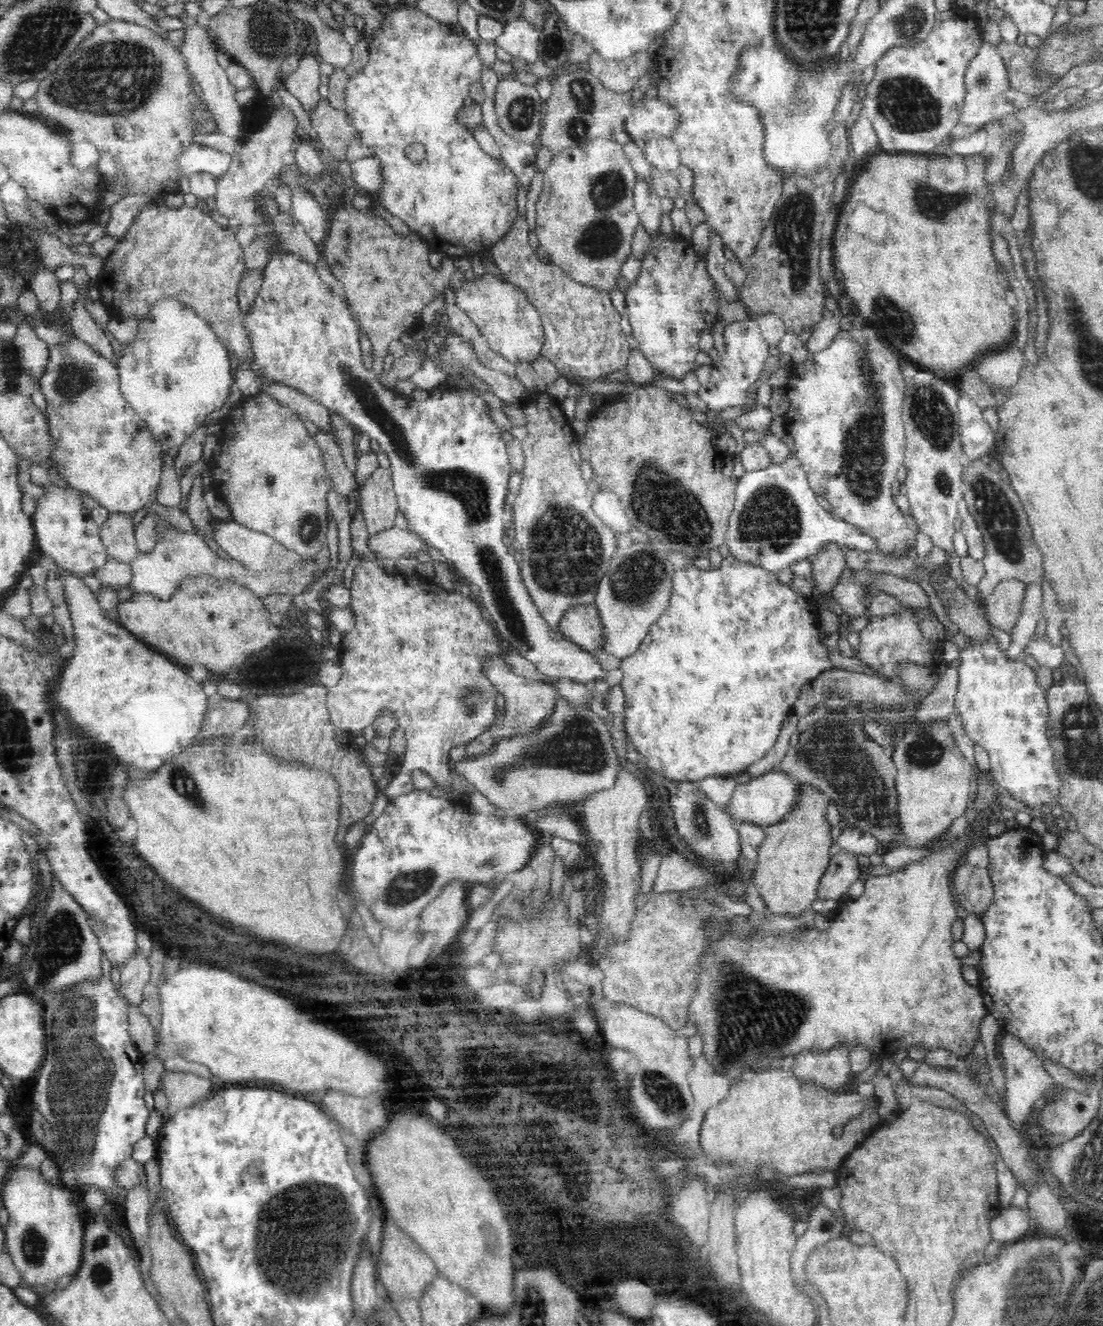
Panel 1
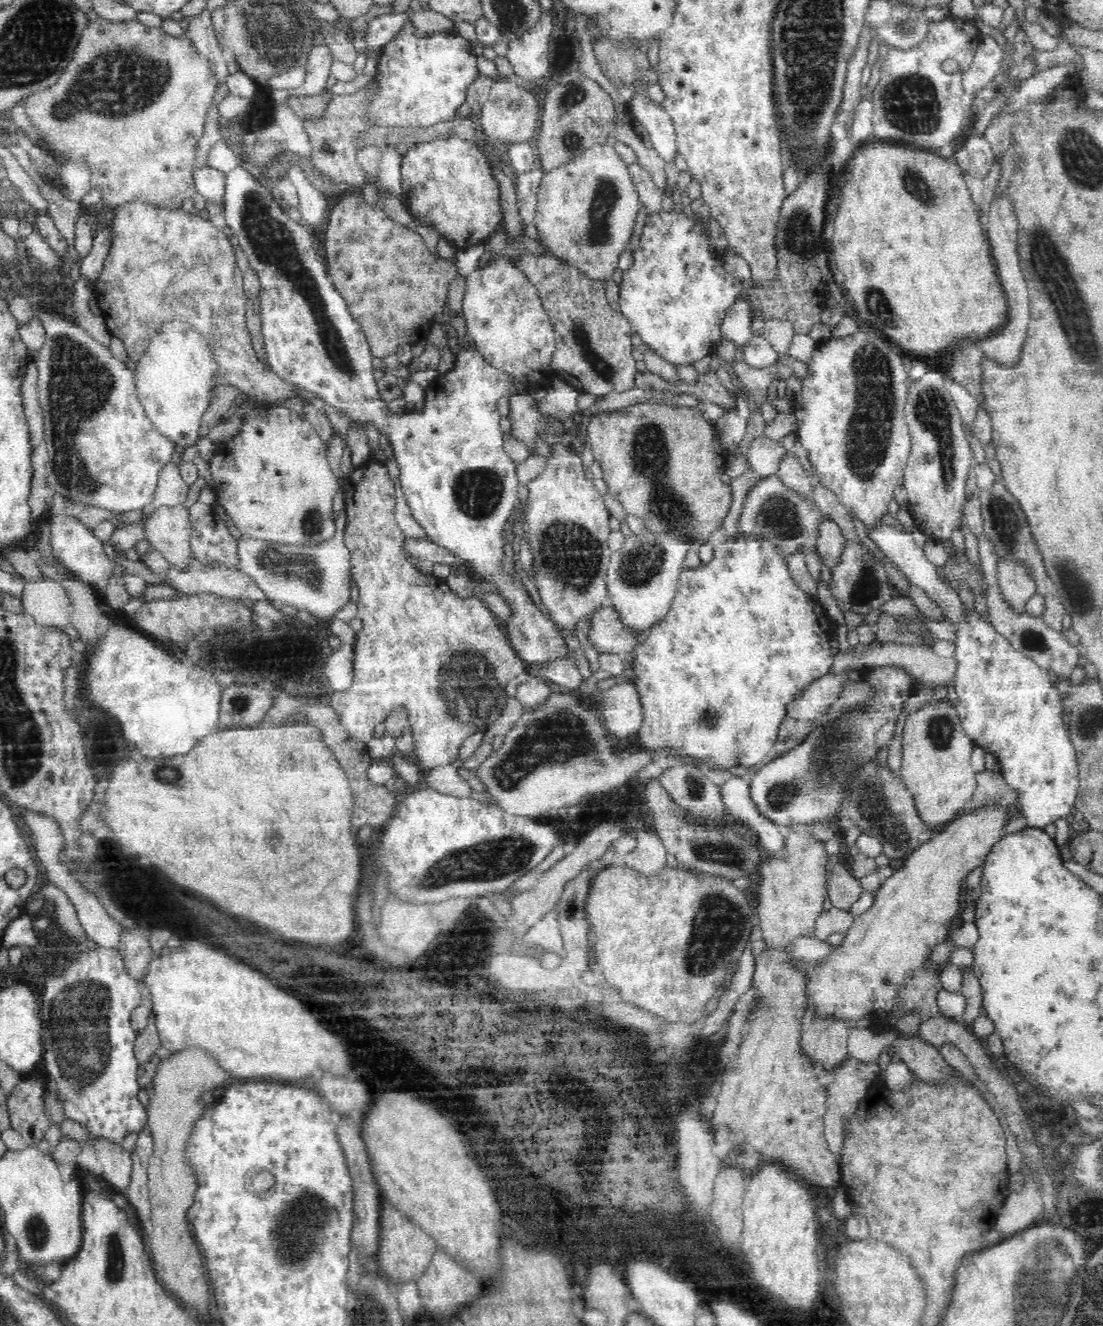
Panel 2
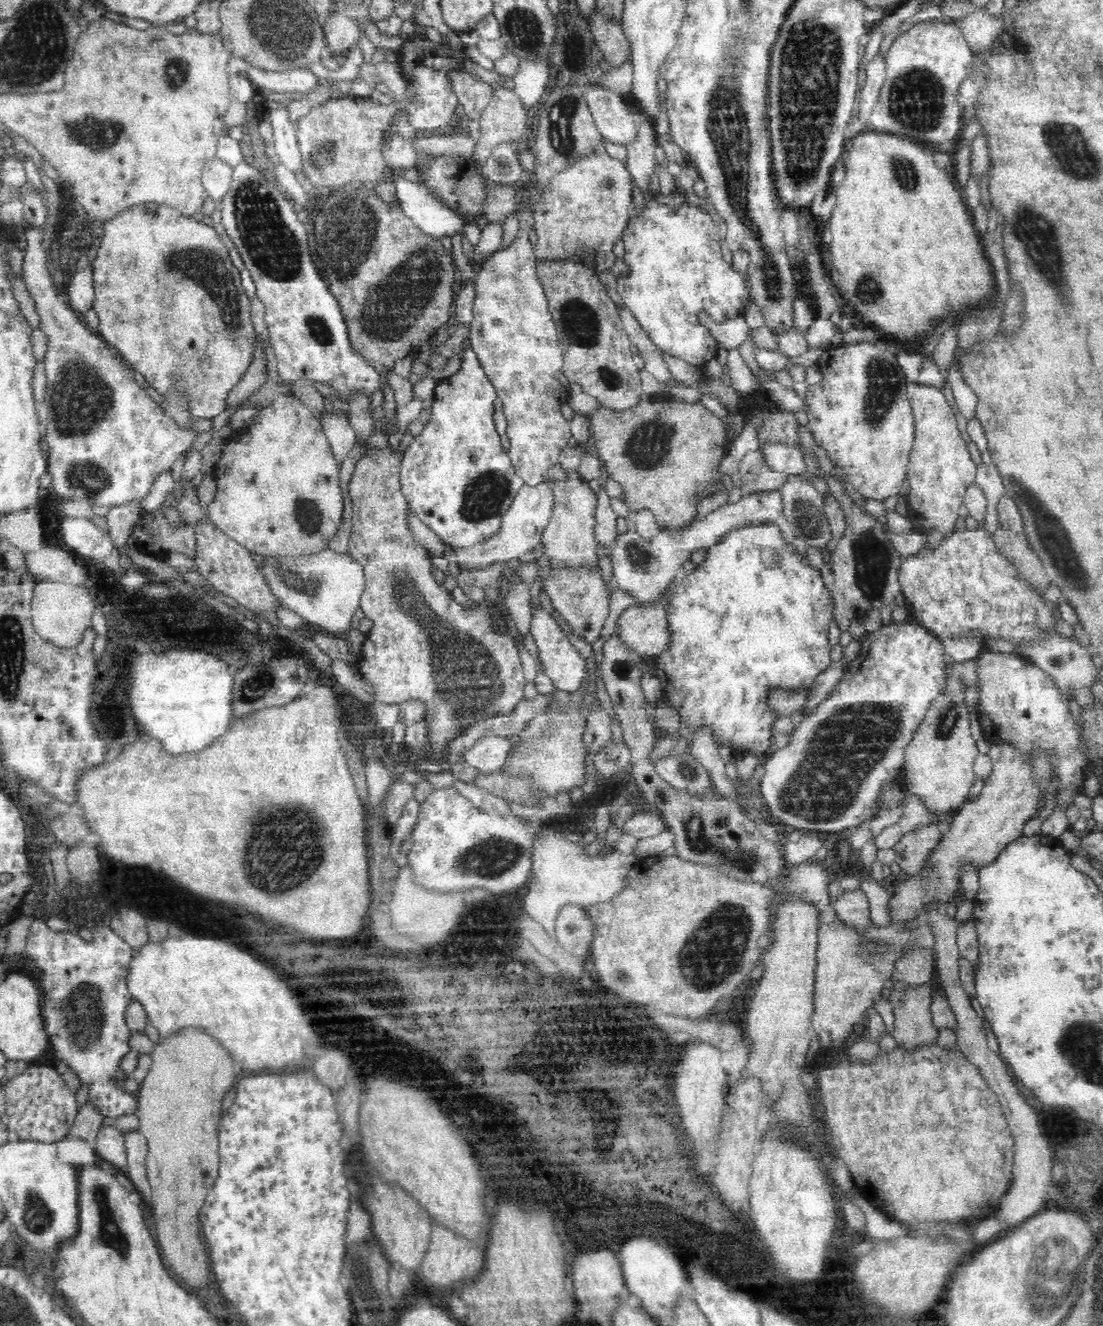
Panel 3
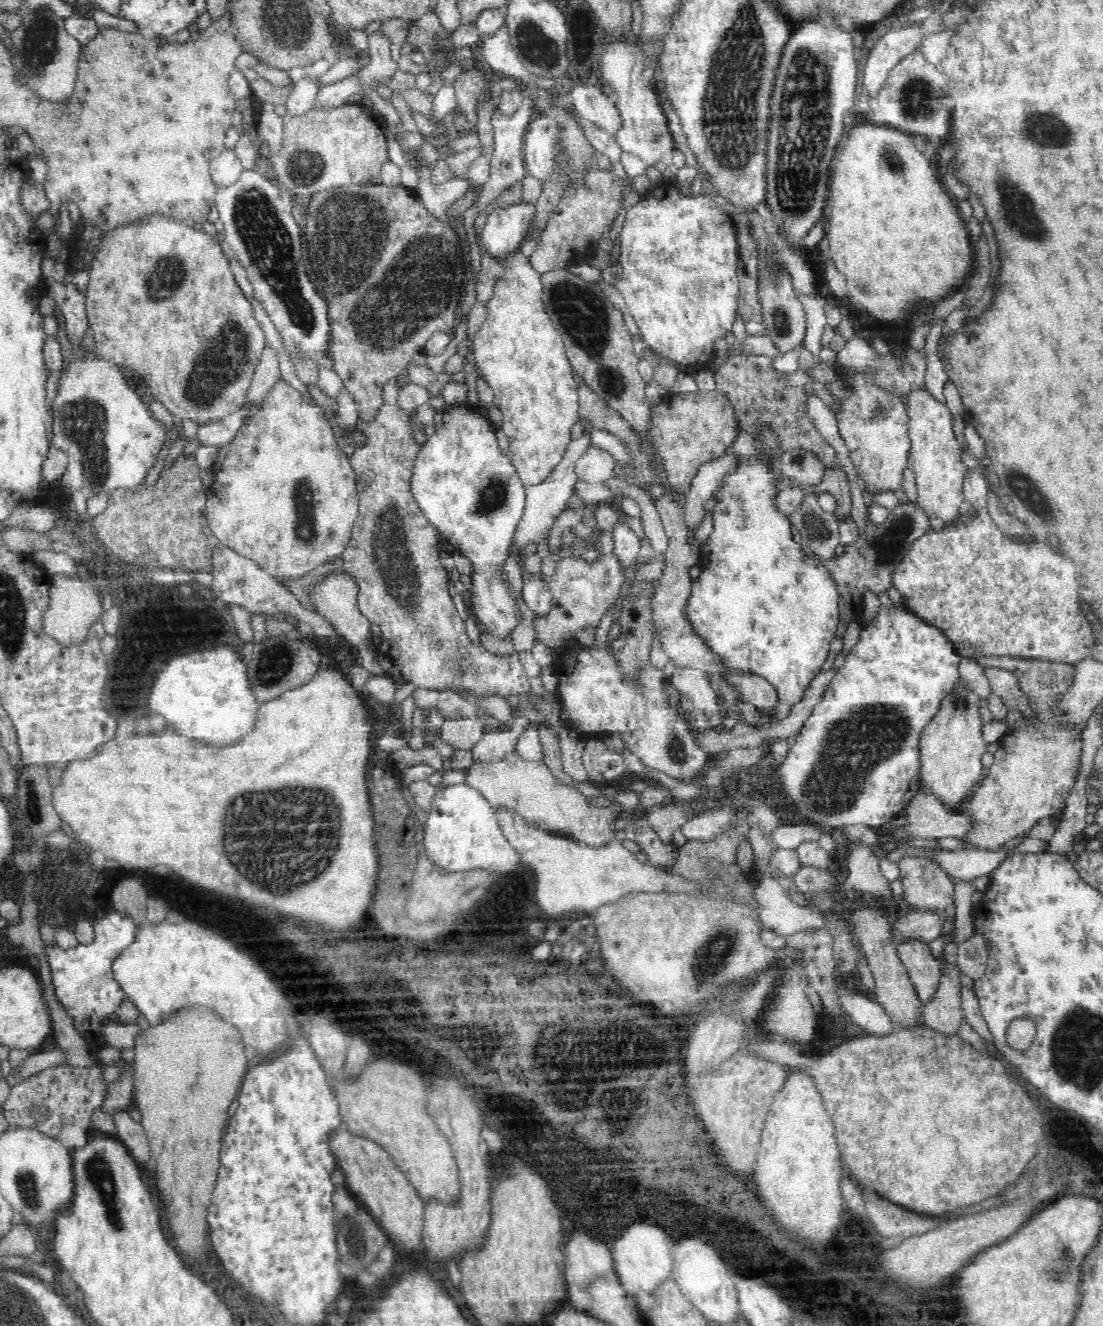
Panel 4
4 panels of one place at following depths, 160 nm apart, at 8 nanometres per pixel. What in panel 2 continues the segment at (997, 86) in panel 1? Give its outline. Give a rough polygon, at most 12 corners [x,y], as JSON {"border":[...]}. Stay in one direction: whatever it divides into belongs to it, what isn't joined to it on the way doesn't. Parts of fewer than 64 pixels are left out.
{"border":[[985,32],[962,73],[972,102],[1002,68],[1004,53]]}

